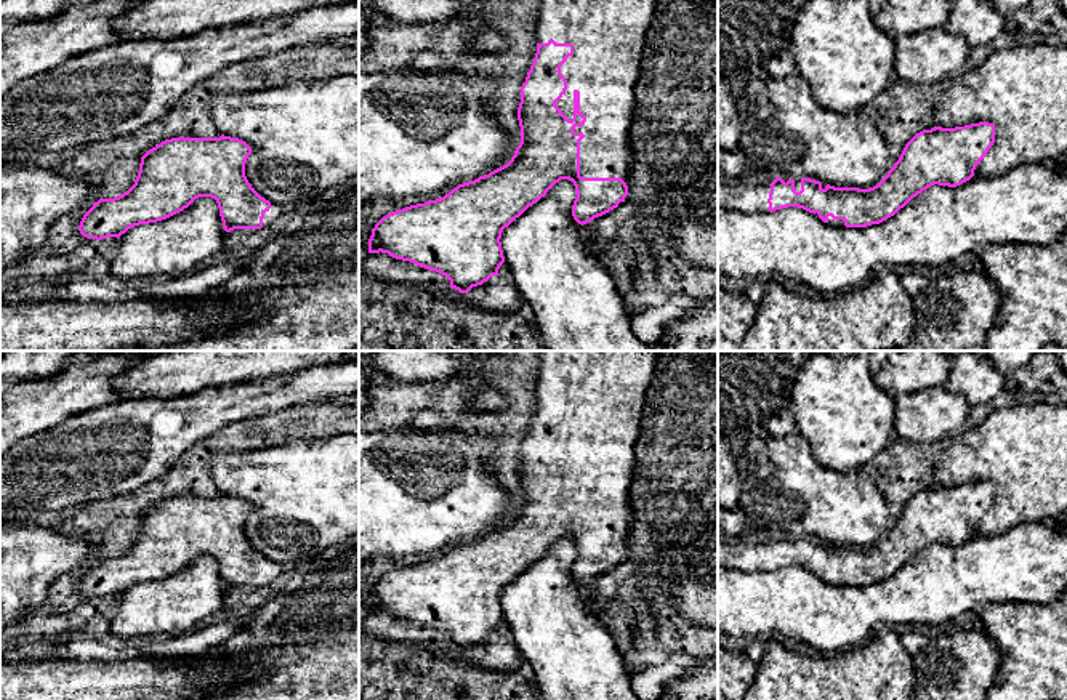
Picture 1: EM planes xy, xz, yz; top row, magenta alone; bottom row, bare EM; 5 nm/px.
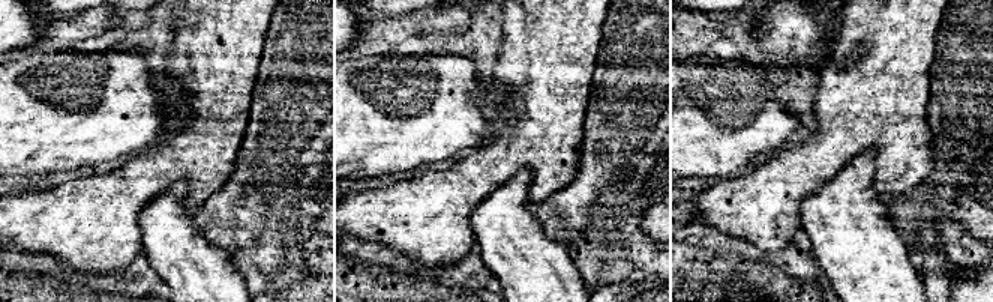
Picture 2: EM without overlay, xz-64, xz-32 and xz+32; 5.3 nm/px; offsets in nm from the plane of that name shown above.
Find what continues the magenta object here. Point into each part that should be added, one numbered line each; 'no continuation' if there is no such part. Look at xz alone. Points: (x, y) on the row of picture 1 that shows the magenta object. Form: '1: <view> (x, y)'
1: xz (609, 36)

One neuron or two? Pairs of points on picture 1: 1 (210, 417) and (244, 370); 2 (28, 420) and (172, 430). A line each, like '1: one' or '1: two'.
1: two
2: two

